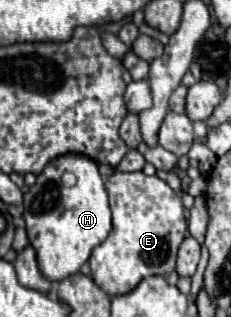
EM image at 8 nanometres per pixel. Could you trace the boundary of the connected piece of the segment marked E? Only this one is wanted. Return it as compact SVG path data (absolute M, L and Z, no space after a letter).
M114 172L106 180L106 184L108 184L106 190L110 196L110 210L112 210L112 232L102 244L98 244L92 250L90 268L92 268L92 278L96 280L96 284L108 296L118 296L118 294L130 292L142 278L168 276L170 272L174 272L176 252L188 230L188 220L186 220L180 198L158 176L146 176L144 172Z

